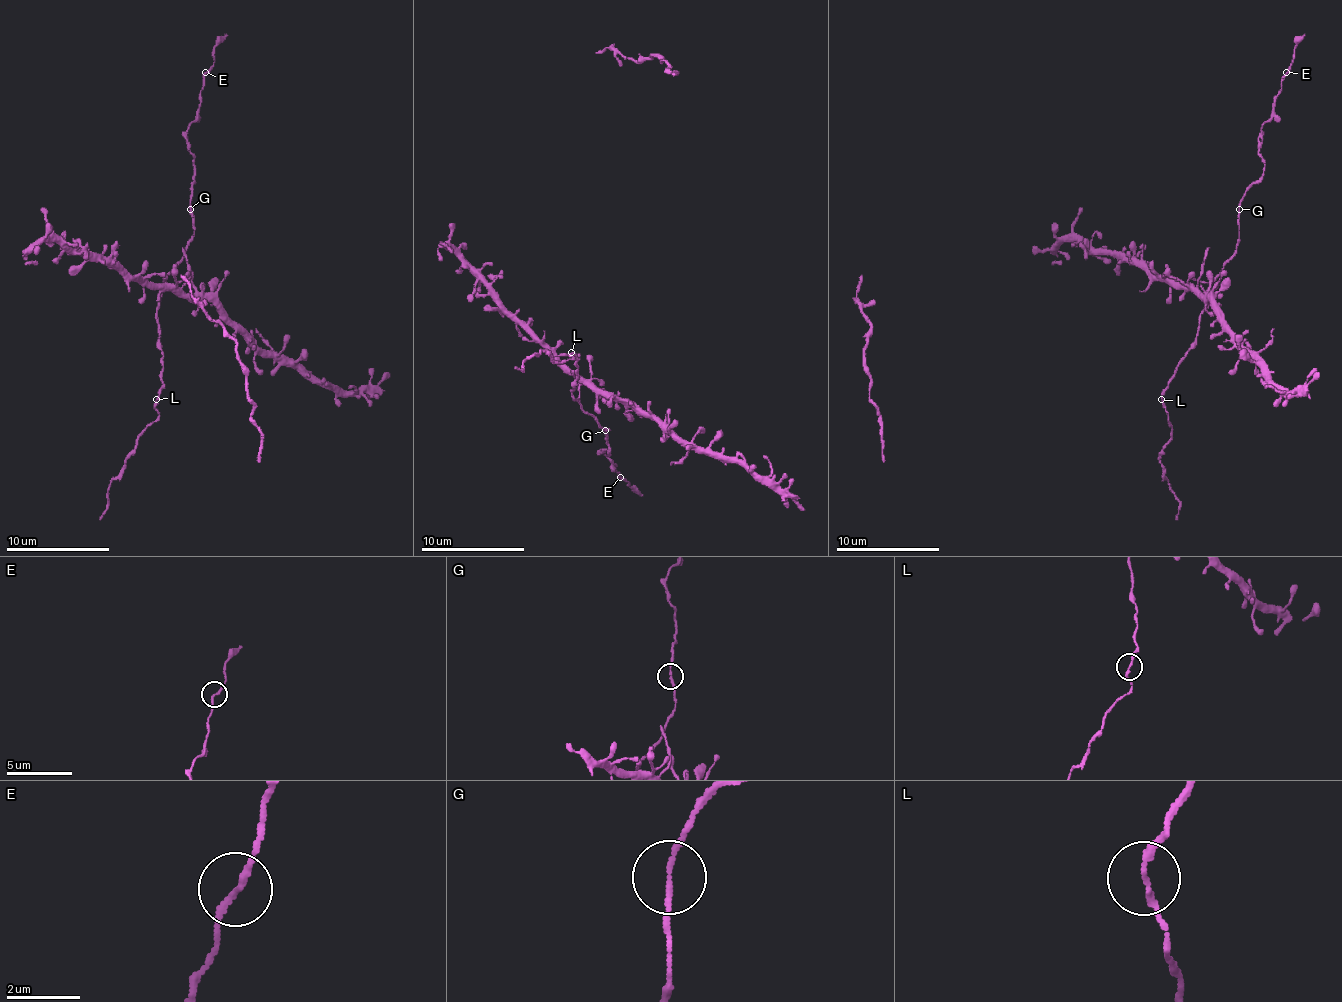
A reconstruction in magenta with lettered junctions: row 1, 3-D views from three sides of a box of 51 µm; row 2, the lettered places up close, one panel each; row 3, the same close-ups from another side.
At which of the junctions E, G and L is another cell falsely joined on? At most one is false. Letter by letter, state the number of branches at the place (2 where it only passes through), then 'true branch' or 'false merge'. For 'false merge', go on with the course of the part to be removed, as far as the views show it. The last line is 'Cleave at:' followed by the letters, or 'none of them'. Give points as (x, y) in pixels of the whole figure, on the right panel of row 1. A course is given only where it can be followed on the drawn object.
E: 2 branches meet; true branch
G: 2 branches meet; true branch
L: 2 branches meet; true branch
Cleave at: none of them

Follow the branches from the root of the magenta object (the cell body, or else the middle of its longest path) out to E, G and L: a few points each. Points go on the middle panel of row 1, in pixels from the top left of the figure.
E: (472, 267), (490, 293), (580, 380), (580, 406), (608, 429), (608, 455), (600, 452), (621, 478)
G: (472, 267), (472, 272), (490, 293), (580, 380), (580, 406), (603, 429), (606, 429)
L: (472, 267), (472, 272), (490, 293), (580, 380), (577, 398), (572, 396), (577, 380), (577, 357), (572, 352)

